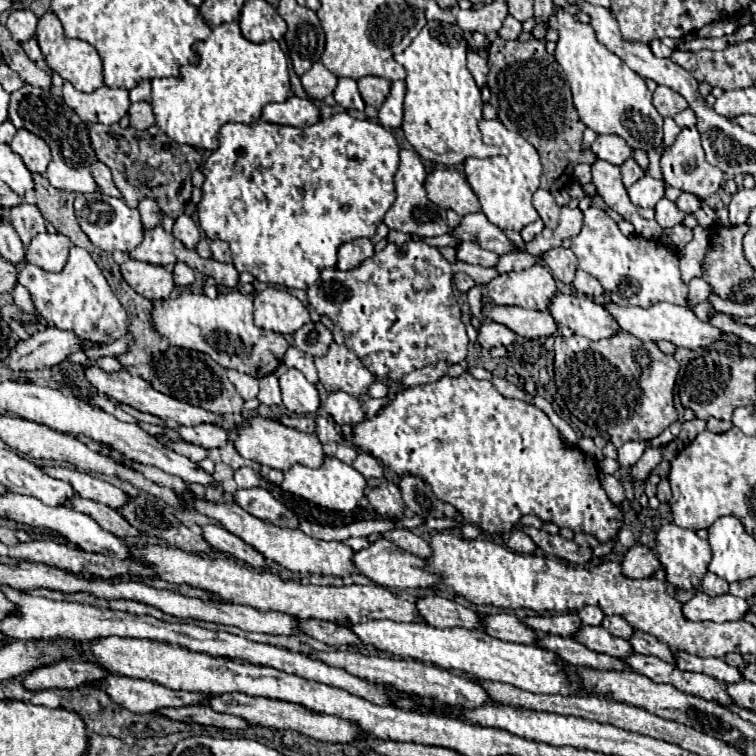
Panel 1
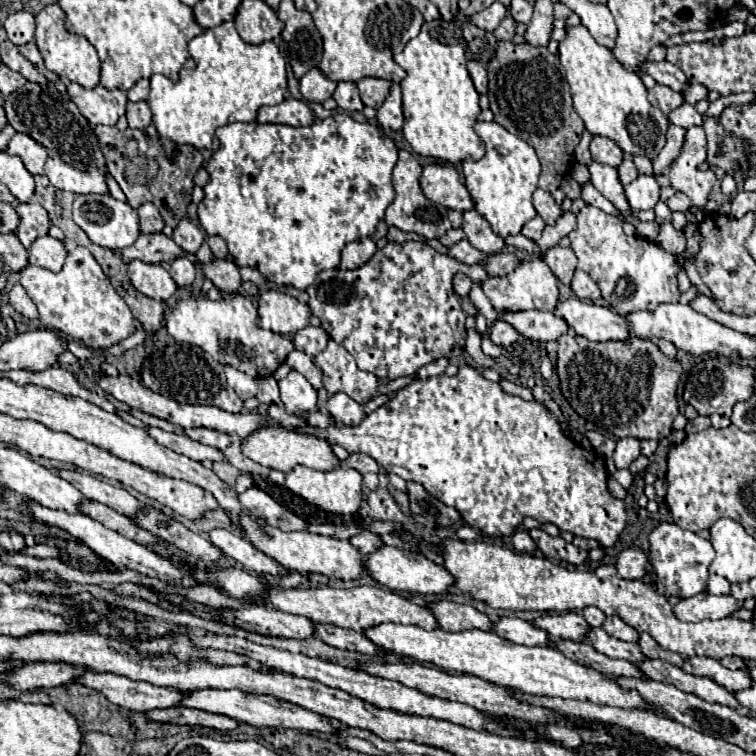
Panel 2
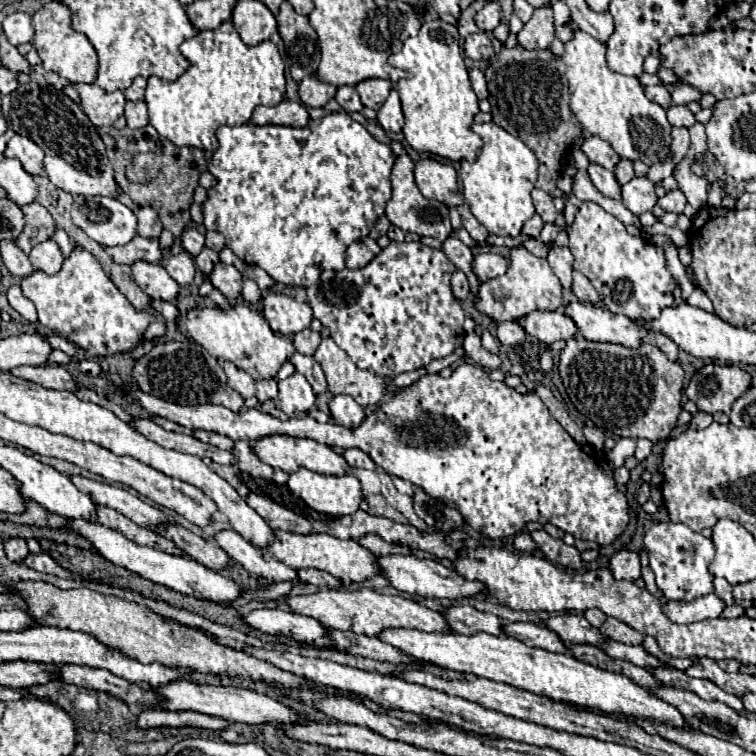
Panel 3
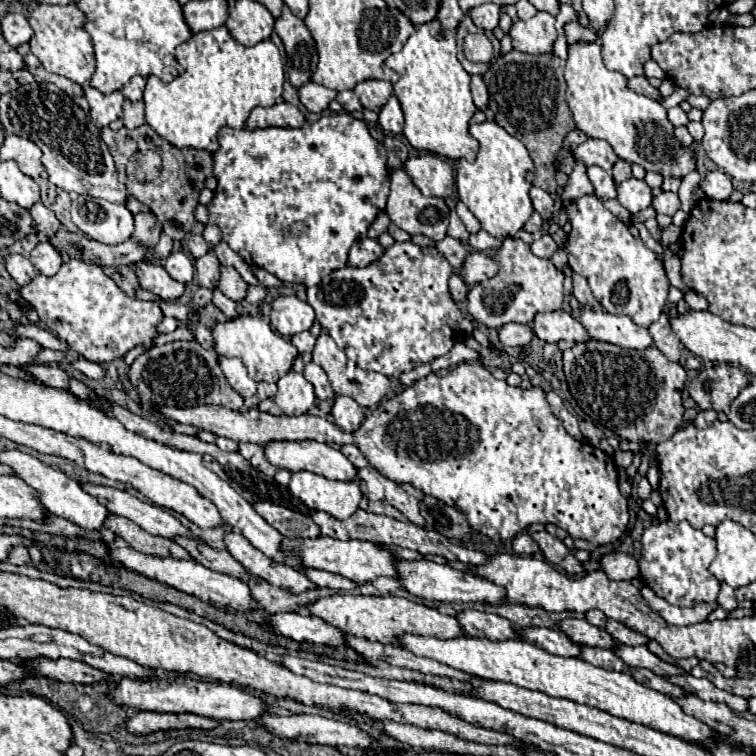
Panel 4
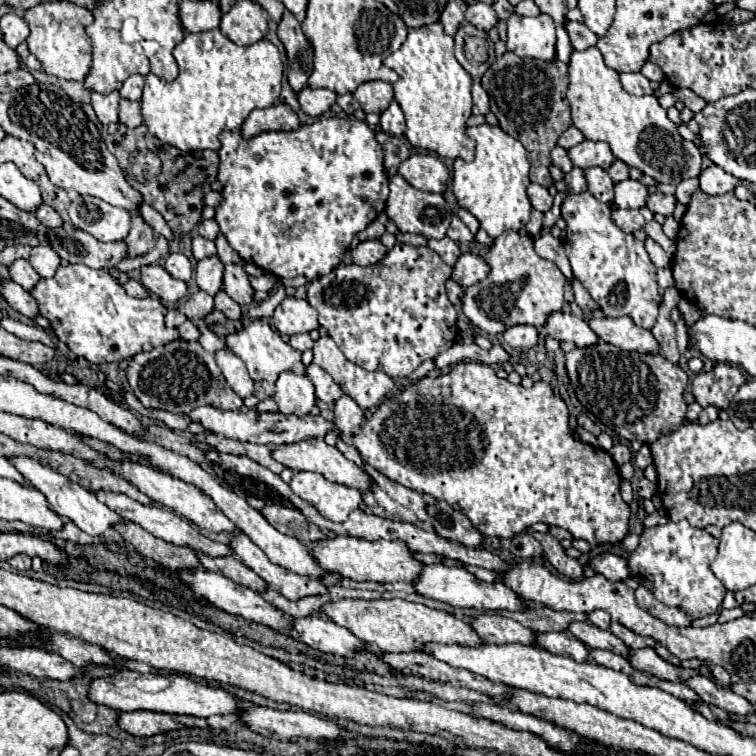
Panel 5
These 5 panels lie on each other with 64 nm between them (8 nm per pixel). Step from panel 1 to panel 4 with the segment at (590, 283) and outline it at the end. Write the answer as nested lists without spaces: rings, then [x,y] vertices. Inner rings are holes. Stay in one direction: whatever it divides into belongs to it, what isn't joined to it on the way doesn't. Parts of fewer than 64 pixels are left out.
[[[574,272],[574,274],[572,274],[572,280],[574,280],[574,290],[572,290],[572,294],[576,296],[576,300],[582,302],[584,306],[590,306],[590,308],[594,308],[594,310],[600,310],[602,306],[600,306],[598,300],[594,298],[594,294],[592,294],[592,290],[590,290],[586,278]]]

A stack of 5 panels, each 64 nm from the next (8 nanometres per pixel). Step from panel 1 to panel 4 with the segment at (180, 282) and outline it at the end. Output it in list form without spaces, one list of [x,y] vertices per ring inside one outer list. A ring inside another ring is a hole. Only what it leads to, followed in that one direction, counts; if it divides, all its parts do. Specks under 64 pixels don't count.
[[[172,252],[164,260],[164,268],[174,280],[178,280],[182,284],[188,284],[192,280],[192,276],[194,276],[194,264],[184,252]]]

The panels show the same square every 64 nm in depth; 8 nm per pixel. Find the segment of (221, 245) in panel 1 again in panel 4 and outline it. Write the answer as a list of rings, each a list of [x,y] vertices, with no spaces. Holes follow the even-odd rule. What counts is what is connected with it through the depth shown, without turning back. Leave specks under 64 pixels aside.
[[[206,226],[206,230],[204,230],[202,236],[204,236],[204,240],[208,242],[210,248],[216,248],[220,244],[220,240],[222,240],[222,232],[216,226]]]

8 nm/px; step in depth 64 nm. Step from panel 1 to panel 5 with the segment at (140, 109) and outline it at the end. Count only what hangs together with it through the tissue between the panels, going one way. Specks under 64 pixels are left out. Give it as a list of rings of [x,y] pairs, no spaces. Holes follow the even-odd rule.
[[[120,100],[120,122],[128,128],[136,128],[142,124],[142,112],[140,112],[140,102],[132,100]]]

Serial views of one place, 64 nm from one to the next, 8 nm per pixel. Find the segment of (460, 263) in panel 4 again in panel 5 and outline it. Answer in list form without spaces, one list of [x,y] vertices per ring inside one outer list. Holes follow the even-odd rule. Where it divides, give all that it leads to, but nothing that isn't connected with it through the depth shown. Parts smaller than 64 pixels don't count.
[[[448,236],[442,238],[442,240],[430,240],[428,246],[430,246],[434,252],[438,252],[440,258],[442,258],[448,266],[454,266],[456,260],[458,260],[460,254],[462,254],[460,248],[458,248],[458,244],[456,244],[454,240],[450,240]]]

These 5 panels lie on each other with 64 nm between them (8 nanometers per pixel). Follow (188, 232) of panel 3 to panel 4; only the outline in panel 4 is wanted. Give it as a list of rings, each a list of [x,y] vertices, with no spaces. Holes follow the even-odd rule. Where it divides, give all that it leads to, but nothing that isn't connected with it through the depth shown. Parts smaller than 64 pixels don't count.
[[[188,234],[186,246],[188,246],[188,250],[190,250],[190,254],[192,254],[194,258],[200,258],[200,256],[204,256],[204,252],[210,250],[208,244],[204,242],[204,238],[202,238],[200,234]]]

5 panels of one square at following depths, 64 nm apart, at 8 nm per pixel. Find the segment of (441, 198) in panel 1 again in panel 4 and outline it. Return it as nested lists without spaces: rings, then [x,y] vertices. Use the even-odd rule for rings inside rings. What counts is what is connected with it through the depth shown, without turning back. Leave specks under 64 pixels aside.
[[[426,154],[426,156],[410,158],[404,166],[406,166],[406,172],[410,174],[412,182],[424,196],[448,200],[456,192],[454,168],[448,162],[444,162],[432,154]]]

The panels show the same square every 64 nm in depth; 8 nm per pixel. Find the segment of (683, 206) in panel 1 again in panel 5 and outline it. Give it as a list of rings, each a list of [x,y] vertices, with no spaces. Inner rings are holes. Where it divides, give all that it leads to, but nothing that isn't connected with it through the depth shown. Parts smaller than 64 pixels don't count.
[[[656,192],[656,194],[648,196],[646,208],[652,210],[652,212],[658,212],[658,214],[664,214],[664,216],[672,216],[674,208],[676,208],[676,198],[672,194],[666,196],[666,194]]]

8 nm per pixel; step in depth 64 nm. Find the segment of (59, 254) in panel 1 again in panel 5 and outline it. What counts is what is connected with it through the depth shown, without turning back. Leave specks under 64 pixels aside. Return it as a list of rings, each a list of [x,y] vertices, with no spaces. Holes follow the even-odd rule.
[[[34,246],[30,252],[30,264],[42,278],[50,278],[60,266],[60,256],[50,246]]]

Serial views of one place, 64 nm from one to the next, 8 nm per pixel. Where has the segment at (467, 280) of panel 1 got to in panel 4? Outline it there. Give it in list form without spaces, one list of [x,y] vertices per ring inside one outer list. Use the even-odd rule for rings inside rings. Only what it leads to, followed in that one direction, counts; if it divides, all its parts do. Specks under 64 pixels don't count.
[[[454,272],[452,276],[450,276],[450,294],[452,294],[452,298],[456,300],[456,302],[464,302],[466,300],[466,296],[468,296],[468,284],[462,280],[462,276],[458,274],[458,272]]]

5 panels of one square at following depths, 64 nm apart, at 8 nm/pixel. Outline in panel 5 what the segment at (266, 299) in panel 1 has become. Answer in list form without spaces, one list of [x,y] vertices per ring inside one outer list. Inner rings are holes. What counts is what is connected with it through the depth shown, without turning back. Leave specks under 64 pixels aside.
[[[288,296],[274,310],[272,322],[280,334],[294,336],[318,328],[318,312],[306,300]]]

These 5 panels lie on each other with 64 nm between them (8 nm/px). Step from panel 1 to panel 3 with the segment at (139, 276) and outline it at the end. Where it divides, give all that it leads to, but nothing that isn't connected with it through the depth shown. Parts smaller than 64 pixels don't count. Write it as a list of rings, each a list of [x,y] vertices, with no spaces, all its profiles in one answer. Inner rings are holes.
[[[134,262],[132,266],[132,276],[134,282],[150,296],[150,298],[160,298],[160,300],[174,300],[180,286],[176,280],[170,278],[164,266],[160,264],[148,264],[148,262]]]

